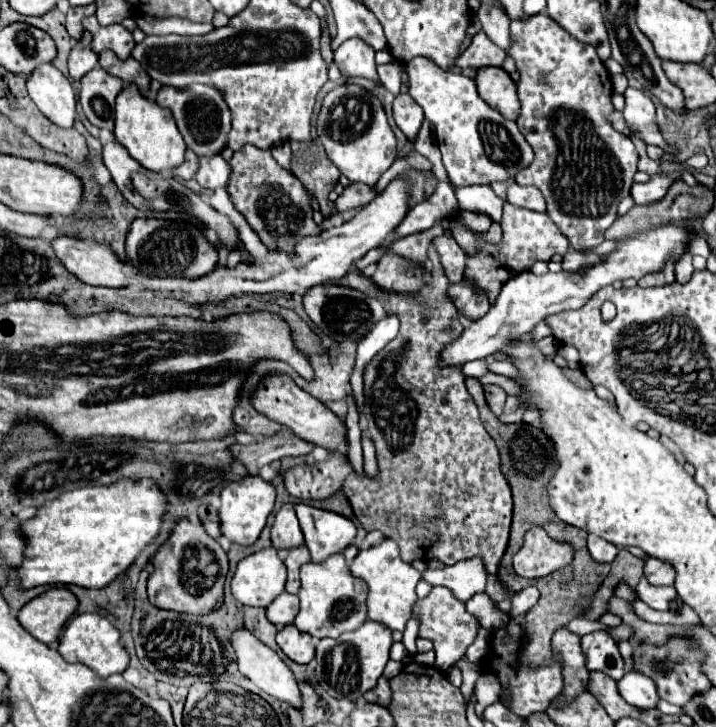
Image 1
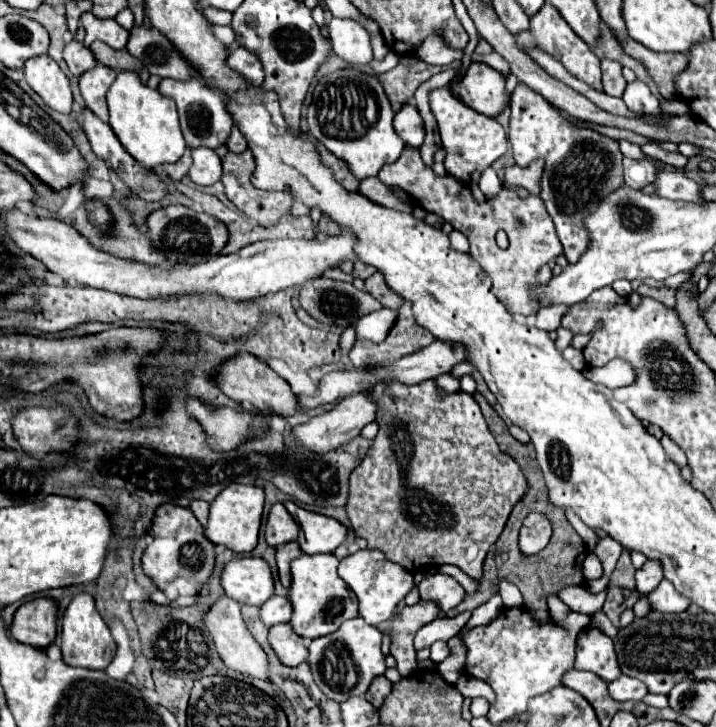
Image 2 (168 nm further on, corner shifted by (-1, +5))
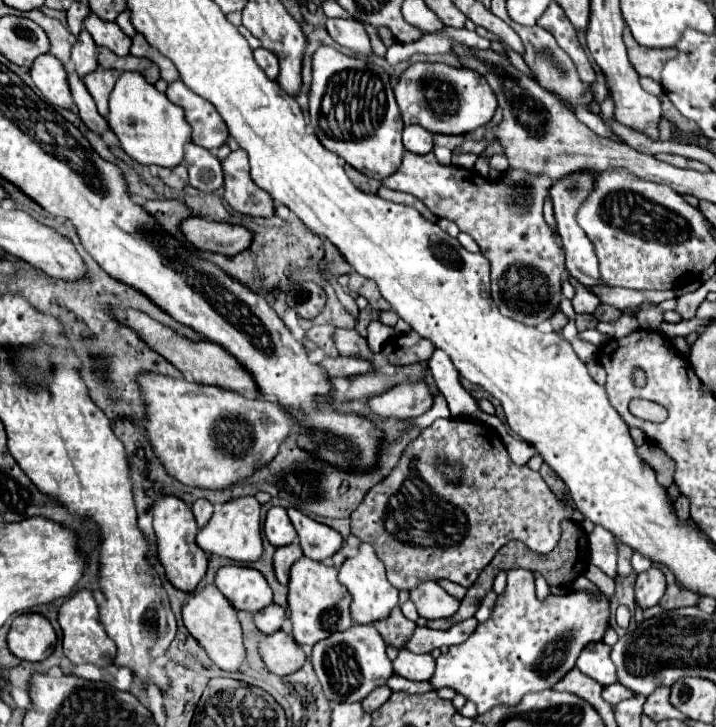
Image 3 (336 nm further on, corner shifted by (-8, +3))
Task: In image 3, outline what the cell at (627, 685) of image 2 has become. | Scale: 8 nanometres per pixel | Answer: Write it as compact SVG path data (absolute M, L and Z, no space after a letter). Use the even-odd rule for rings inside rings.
M610 684L610 686L606 686L604 688L604 692L602 692L602 698L608 702L608 704L612 704L612 706L616 706L618 702L622 702L622 700L626 700L626 698L630 698L634 692L630 692L626 686L622 686L622 684Z

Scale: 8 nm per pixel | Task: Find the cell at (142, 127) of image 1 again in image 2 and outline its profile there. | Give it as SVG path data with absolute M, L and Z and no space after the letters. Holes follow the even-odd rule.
M117 72L115 82L107 92L109 106L109 126L123 144L123 148L145 168L155 168L159 164L177 162L185 152L185 138L179 128L177 108L171 98L161 96L157 90L141 84L135 72Z

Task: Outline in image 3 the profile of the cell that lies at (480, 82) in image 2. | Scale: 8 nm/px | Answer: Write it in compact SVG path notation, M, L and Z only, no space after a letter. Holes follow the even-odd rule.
M414 64L400 78L394 88L398 108L404 124L420 124L430 132L464 134L478 126L486 126L496 108L498 100L492 88L470 68L452 68L448 64Z

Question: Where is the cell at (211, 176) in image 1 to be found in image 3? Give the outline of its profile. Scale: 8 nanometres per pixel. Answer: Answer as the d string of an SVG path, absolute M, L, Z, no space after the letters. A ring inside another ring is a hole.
M190 142L186 146L184 162L188 166L190 186L204 192L214 192L224 184L224 172L220 160L210 150Z

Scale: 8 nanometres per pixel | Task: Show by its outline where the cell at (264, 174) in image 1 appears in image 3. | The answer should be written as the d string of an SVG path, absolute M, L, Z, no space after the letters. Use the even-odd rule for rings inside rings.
M238 148L230 152L230 156L222 162L224 168L224 198L230 206L246 216L274 216L274 200L268 192L262 192L250 180L250 164L246 160L246 152Z

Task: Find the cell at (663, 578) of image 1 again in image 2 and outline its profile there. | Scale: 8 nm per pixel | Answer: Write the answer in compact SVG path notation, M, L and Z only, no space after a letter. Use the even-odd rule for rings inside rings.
M647 560L647 562L643 564L643 568L639 568L639 570L635 572L637 592L639 592L641 596L647 596L649 592L653 592L653 590L659 586L661 580L663 580L663 568L659 566L659 562Z

